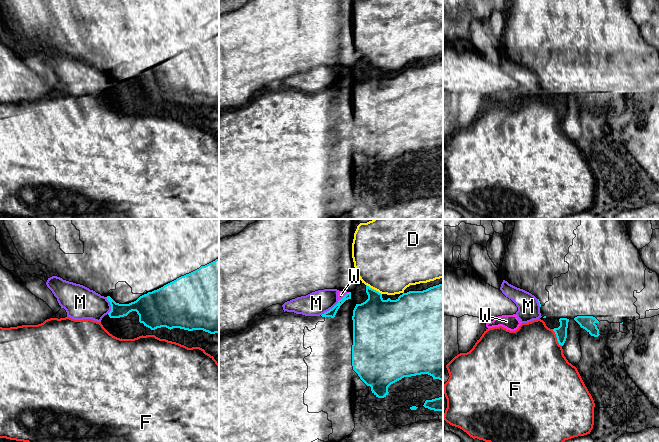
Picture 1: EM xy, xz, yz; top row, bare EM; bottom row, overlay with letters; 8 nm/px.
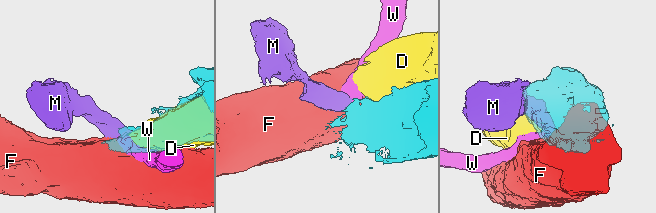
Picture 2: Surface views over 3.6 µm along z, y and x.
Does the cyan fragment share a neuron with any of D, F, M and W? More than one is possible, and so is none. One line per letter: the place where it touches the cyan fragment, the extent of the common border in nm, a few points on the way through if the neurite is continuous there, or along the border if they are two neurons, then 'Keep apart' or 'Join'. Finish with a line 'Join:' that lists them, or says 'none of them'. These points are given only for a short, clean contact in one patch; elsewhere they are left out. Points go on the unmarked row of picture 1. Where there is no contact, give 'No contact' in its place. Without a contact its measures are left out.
D: Touches cyan at xz (373, 65). Shared border 150 nm. Keep apart
F: Touches cyan at yz (557, 114). Shared border 160 nm. Keep apart
M: Touches cyan at xz (330, 85). Shared border 200 nm. Boundary: xz (339, 76), (321, 91). Keep apart
W: Touches cyan at xz (345, 71). Shared border 110 nm. Boundary: xz (349, 68), (339, 76). Keep apart
Join: none of them

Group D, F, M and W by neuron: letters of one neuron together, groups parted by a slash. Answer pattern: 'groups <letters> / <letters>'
groups D / F / M W

